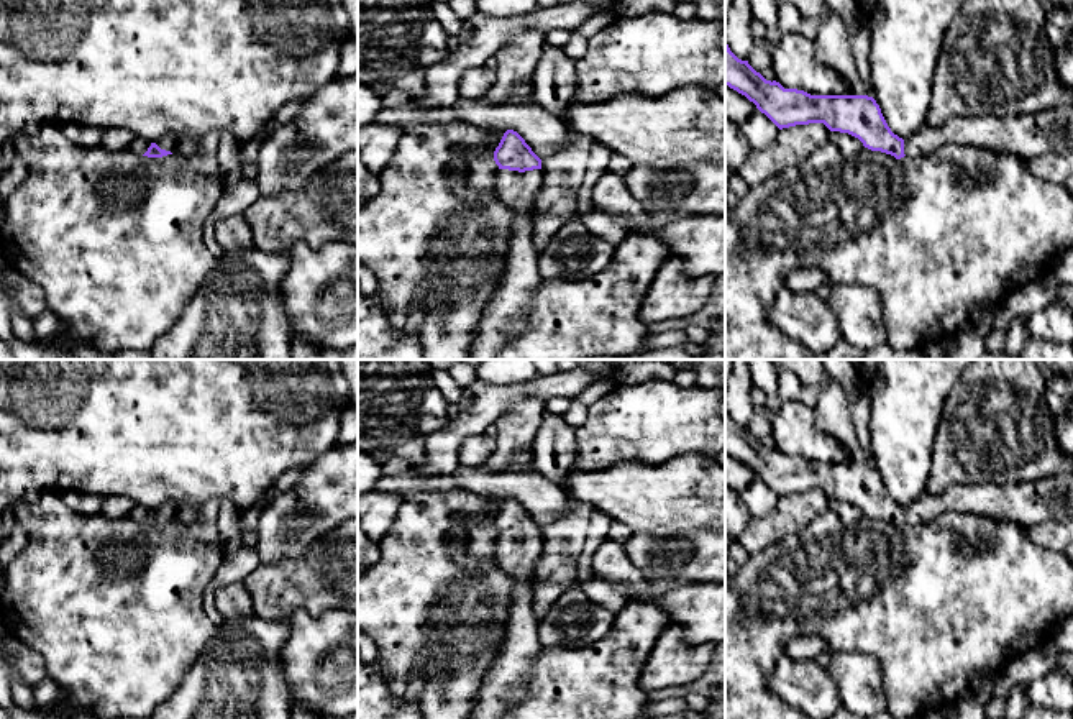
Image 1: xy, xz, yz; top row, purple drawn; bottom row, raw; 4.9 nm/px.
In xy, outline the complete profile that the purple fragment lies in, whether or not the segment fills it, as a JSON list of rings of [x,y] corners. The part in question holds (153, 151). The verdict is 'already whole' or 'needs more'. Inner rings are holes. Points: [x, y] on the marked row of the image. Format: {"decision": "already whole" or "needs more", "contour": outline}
{"decision": "needs more", "contour": [[[166,135],[158,141],[144,141],[136,138],[130,149],[148,158],[162,158],[174,153],[177,140],[179,136],[176,135]]]}

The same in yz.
{"decision": "needs more", "contour": [[[725,39],[725,85],[745,95],[779,130],[824,123],[848,133],[865,148],[901,159],[927,156],[943,144],[971,144],[1029,161],[1073,148],[1073,103],[1020,117],[960,117],[940,126],[924,125],[902,140],[888,126],[879,105],[868,95],[810,95],[766,80],[748,61],[738,59]]]}

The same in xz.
{"decision": "needs more", "contour": [[[507,130],[494,151],[494,161],[500,169],[494,190],[515,213],[515,222],[502,276],[481,312],[468,360],[495,360],[525,330],[532,297],[543,281],[532,218],[543,182],[541,159],[517,131]]]}

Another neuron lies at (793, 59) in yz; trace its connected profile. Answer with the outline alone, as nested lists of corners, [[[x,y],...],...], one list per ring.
[[[799,33],[781,34],[781,41],[776,46],[769,48],[771,67],[776,74],[776,82],[784,89],[804,90],[810,95],[845,95],[847,84],[843,79],[815,59],[814,43],[806,39]]]

